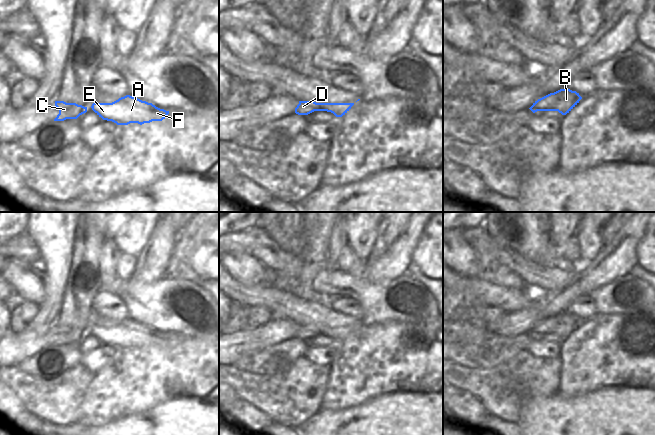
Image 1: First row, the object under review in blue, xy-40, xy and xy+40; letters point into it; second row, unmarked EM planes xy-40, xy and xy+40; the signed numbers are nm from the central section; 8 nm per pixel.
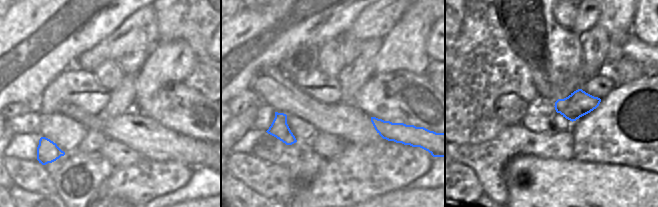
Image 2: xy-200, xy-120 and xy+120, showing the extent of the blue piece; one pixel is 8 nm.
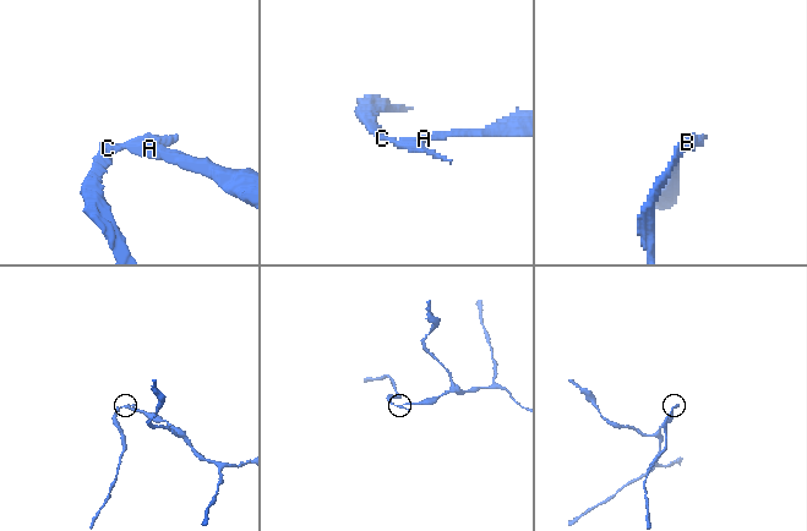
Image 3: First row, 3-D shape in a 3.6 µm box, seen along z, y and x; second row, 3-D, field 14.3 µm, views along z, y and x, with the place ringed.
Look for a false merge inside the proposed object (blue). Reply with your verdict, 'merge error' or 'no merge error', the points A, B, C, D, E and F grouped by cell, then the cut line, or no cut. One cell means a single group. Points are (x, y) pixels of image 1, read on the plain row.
merge error | A E F / B C D | xy (334, 337), (338, 340)

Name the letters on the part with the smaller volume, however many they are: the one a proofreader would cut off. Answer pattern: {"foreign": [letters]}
{"foreign": ["B", "C", "D"]}

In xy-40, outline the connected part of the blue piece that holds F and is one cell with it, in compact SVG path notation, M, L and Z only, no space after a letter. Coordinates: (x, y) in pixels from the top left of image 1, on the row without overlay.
M130 319L112 327L93 327L91 332L103 344L112 345L117 349L130 347L142 349L152 345L162 345L169 338L169 335Z

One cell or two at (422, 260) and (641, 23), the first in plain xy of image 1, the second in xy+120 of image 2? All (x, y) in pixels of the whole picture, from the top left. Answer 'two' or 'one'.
one

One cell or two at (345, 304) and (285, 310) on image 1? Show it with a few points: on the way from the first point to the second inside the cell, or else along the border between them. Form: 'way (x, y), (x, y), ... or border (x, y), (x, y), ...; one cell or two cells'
border (322, 301), (338, 312), (351, 315); two cells

